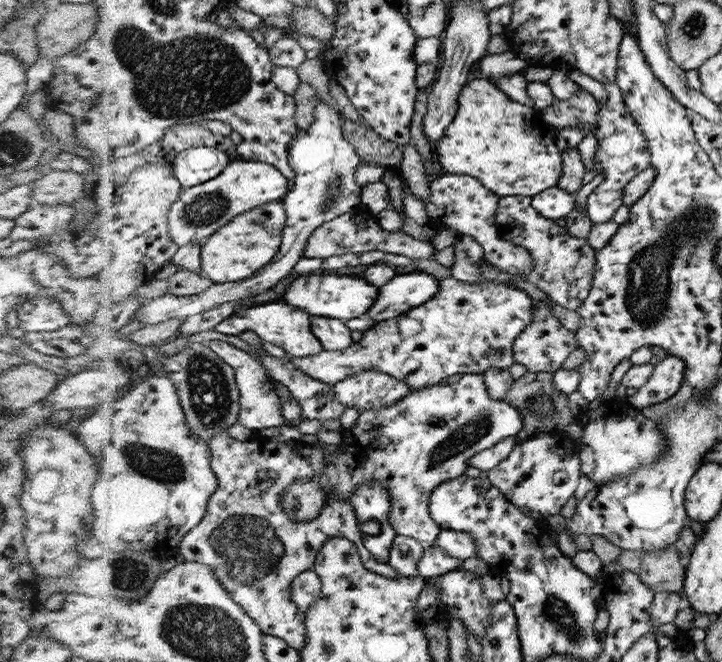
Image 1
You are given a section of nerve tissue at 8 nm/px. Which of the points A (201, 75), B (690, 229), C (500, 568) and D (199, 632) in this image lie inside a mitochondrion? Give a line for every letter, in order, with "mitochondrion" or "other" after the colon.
A: mitochondrion
B: mitochondrion
C: other
D: mitochondrion

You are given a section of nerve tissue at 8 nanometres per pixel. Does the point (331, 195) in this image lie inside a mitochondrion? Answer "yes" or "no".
yes

